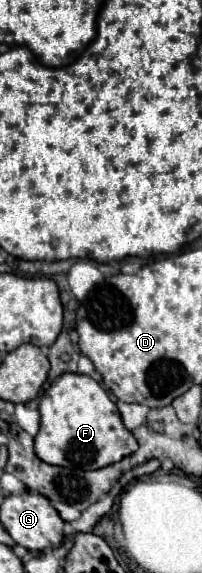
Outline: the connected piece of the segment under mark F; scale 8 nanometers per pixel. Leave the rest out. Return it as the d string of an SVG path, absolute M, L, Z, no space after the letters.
M64 373L40 399L40 431L34 439L36 455L50 465L102 469L138 449L138 441L124 427L120 411L98 381L80 373Z

